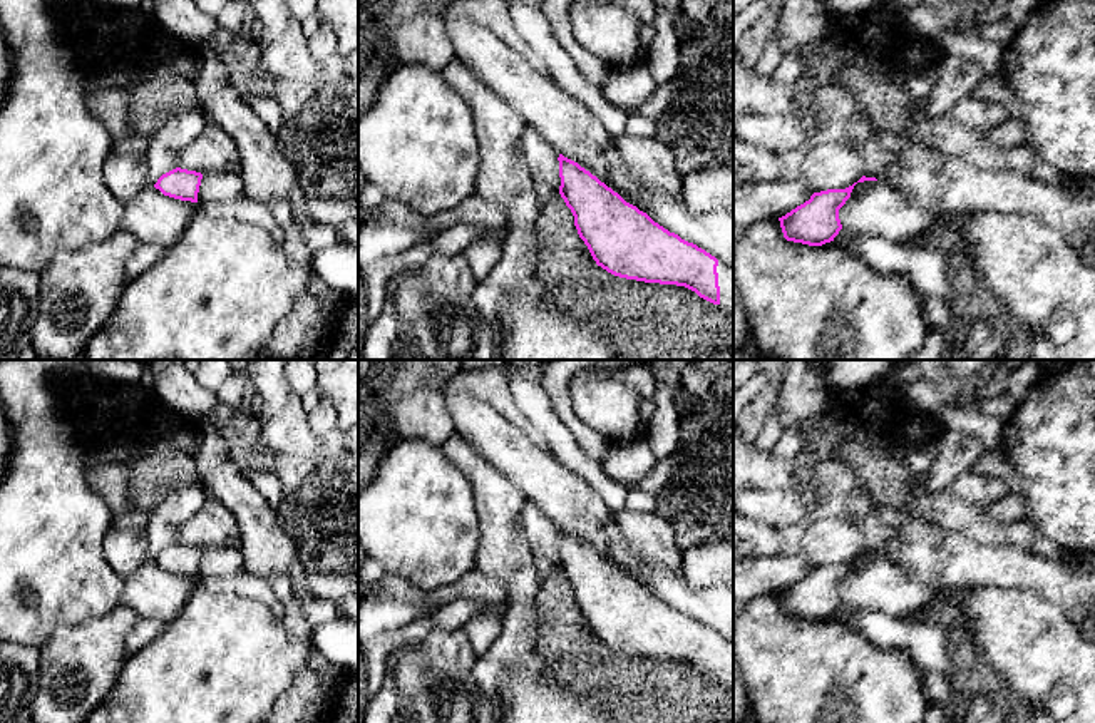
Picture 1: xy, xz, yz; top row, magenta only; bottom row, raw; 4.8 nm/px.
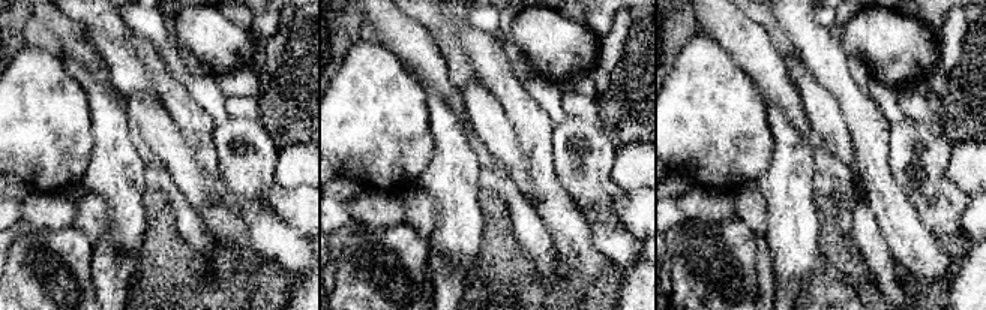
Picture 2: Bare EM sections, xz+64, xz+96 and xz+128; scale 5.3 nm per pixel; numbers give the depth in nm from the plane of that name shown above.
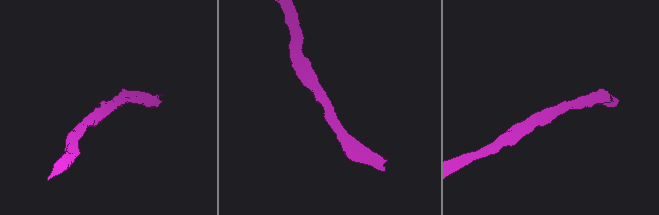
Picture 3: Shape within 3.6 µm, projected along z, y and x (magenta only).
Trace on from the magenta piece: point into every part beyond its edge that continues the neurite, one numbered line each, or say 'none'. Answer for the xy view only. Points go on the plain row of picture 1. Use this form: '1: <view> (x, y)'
none

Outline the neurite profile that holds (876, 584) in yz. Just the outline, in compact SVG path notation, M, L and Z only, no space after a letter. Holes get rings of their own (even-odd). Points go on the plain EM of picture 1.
M879 556L857 557L839 594L847 606L894 619L916 619L946 599L946 592L921 584Z

